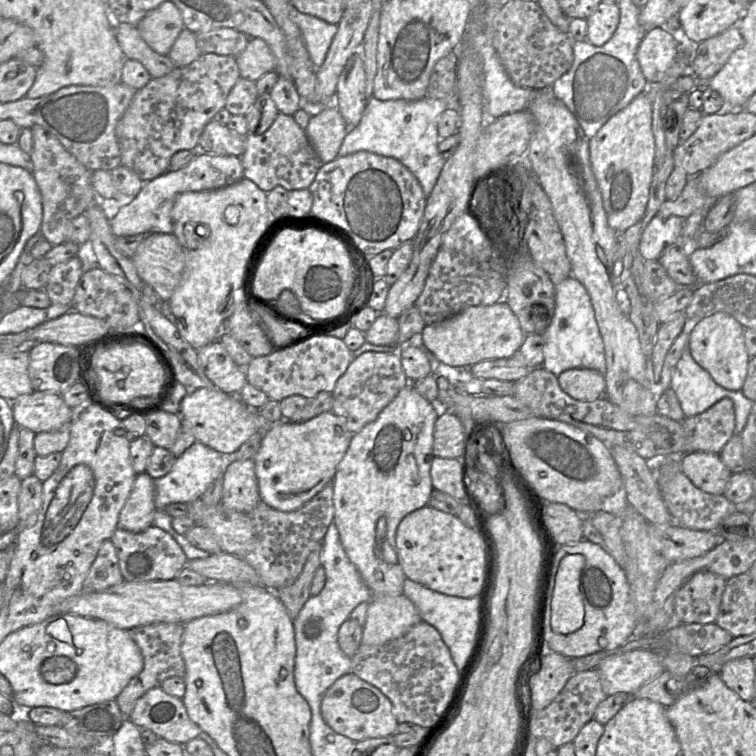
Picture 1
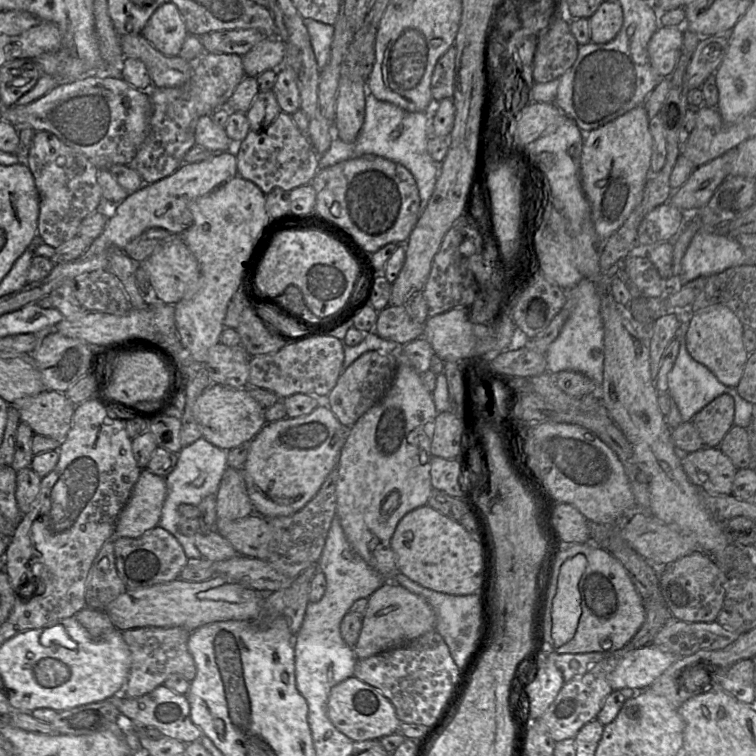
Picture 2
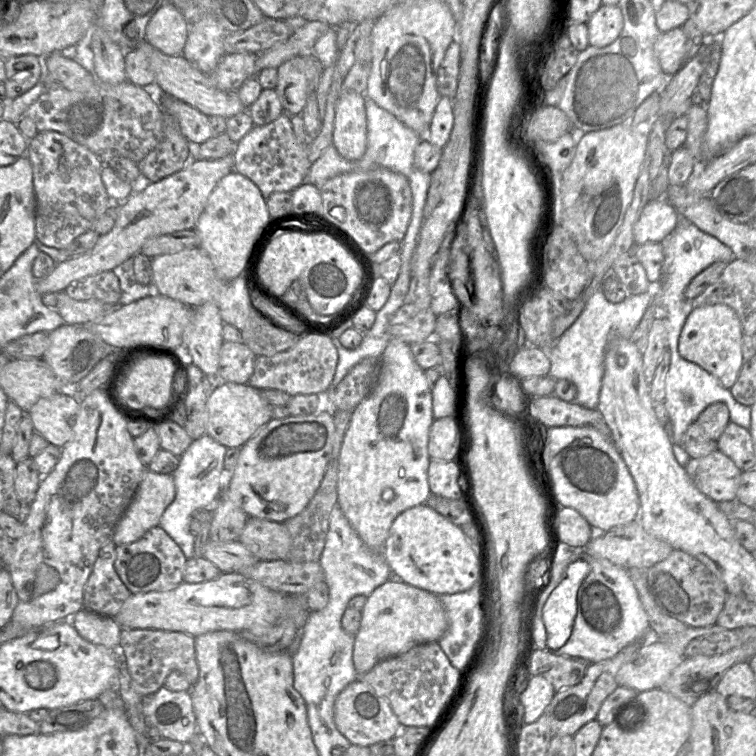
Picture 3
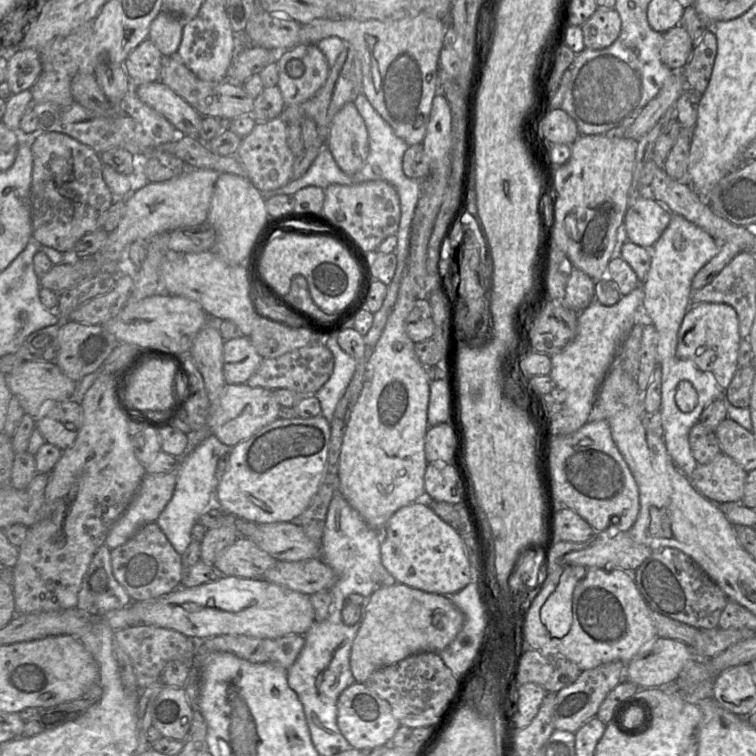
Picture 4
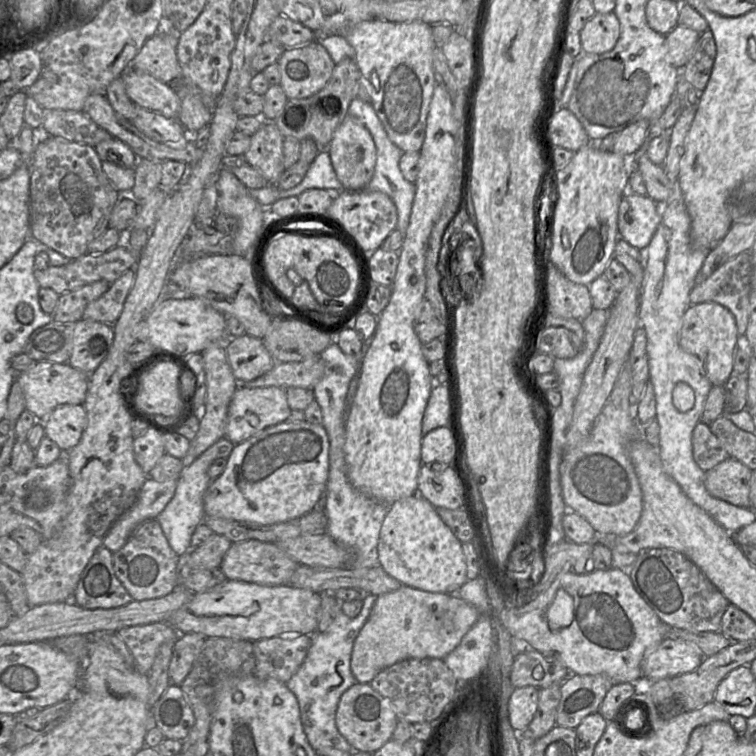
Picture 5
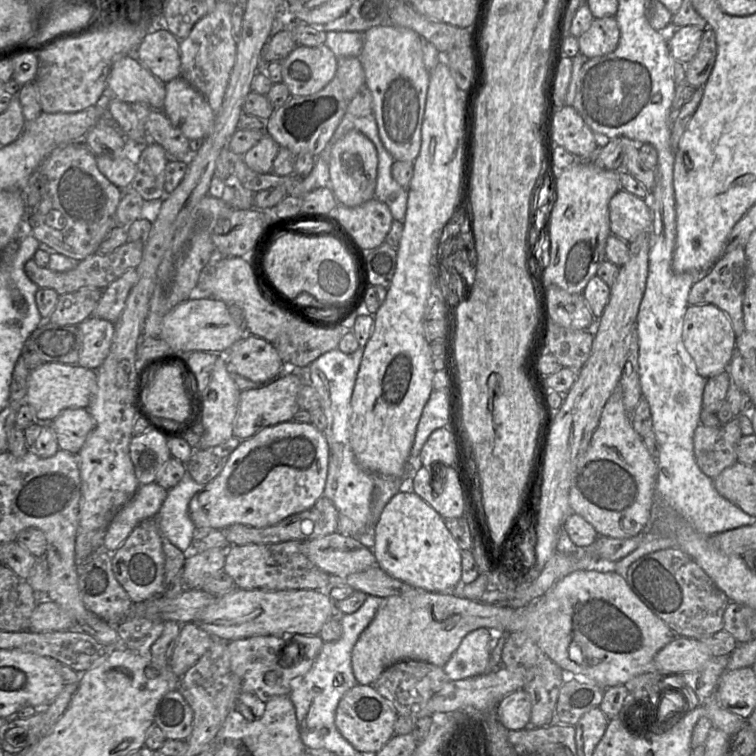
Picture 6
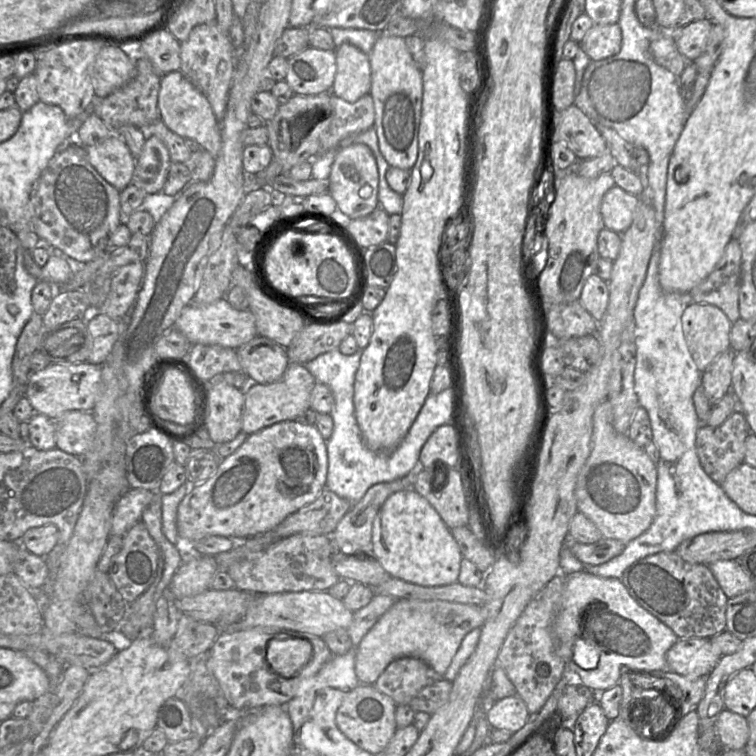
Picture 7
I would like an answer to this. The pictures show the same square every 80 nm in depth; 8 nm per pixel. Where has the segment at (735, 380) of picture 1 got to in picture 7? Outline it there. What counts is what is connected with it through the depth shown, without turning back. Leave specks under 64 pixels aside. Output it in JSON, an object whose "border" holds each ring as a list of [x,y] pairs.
{"border":[[[688,303],[682,313],[681,321],[688,350],[697,369],[703,373],[719,355],[730,349],[732,323],[717,306],[699,303]]]}

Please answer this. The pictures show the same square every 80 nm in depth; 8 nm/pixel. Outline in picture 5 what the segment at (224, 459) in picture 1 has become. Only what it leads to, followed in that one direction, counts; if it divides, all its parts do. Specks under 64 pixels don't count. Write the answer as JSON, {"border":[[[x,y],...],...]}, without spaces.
{"border":[[[223,437],[204,451],[188,467],[184,467],[178,478],[172,499],[156,518],[170,547],[178,556],[183,555],[185,552],[191,552],[192,534],[196,527],[203,523],[203,519],[206,516],[203,498],[211,481],[213,481],[208,476],[210,465],[218,458],[228,458],[234,446],[230,440]]]}

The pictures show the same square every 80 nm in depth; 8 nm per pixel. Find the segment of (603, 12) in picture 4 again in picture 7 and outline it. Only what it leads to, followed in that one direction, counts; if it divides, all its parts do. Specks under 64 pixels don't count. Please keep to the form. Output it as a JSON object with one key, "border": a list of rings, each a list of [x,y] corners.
{"border":[[[619,24],[594,25],[579,43],[591,61],[599,61],[619,53],[622,31]]]}

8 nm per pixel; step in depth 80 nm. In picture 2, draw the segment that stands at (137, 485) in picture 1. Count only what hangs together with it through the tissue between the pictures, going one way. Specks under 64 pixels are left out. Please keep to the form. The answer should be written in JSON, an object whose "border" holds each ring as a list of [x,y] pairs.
{"border":[[[142,469],[130,497],[121,510],[115,524],[113,539],[139,538],[158,526],[167,495],[165,477]]]}

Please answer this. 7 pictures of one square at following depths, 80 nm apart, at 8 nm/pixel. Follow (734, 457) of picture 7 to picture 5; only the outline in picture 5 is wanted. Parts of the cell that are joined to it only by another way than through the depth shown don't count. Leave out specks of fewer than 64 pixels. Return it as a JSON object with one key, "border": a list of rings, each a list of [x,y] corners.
{"border":[[[701,420],[692,432],[692,449],[696,464],[704,472],[729,458],[719,439],[711,432],[709,425]]]}

